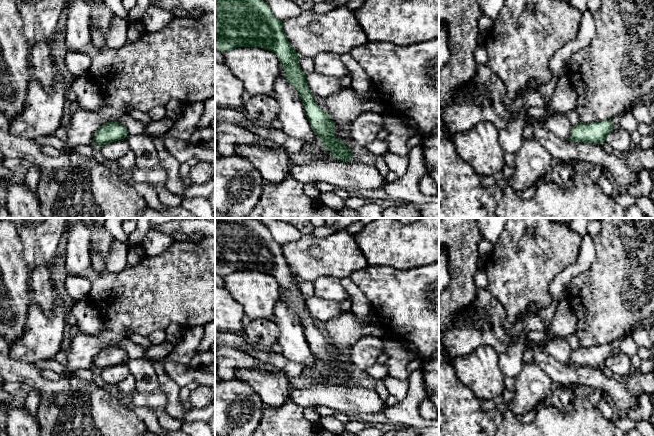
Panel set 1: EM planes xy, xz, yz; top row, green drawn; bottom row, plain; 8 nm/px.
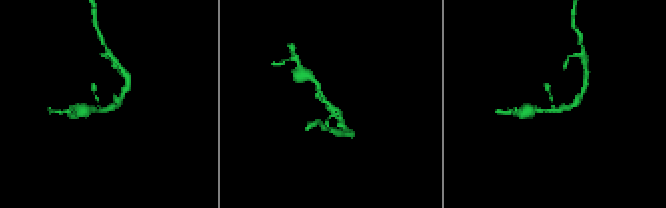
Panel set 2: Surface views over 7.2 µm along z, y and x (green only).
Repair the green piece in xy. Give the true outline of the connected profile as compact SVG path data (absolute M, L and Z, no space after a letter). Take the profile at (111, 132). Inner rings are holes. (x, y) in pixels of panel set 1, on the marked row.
M117 122L102 125L94 134L94 144L99 147L124 139L128 135L127 128Z

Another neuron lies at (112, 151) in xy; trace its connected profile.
M122 139L116 142L111 142L100 147L102 156L111 161L117 161L129 150L126 140Z

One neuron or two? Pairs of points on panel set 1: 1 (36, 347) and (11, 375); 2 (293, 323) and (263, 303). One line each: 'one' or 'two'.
1: two
2: two

